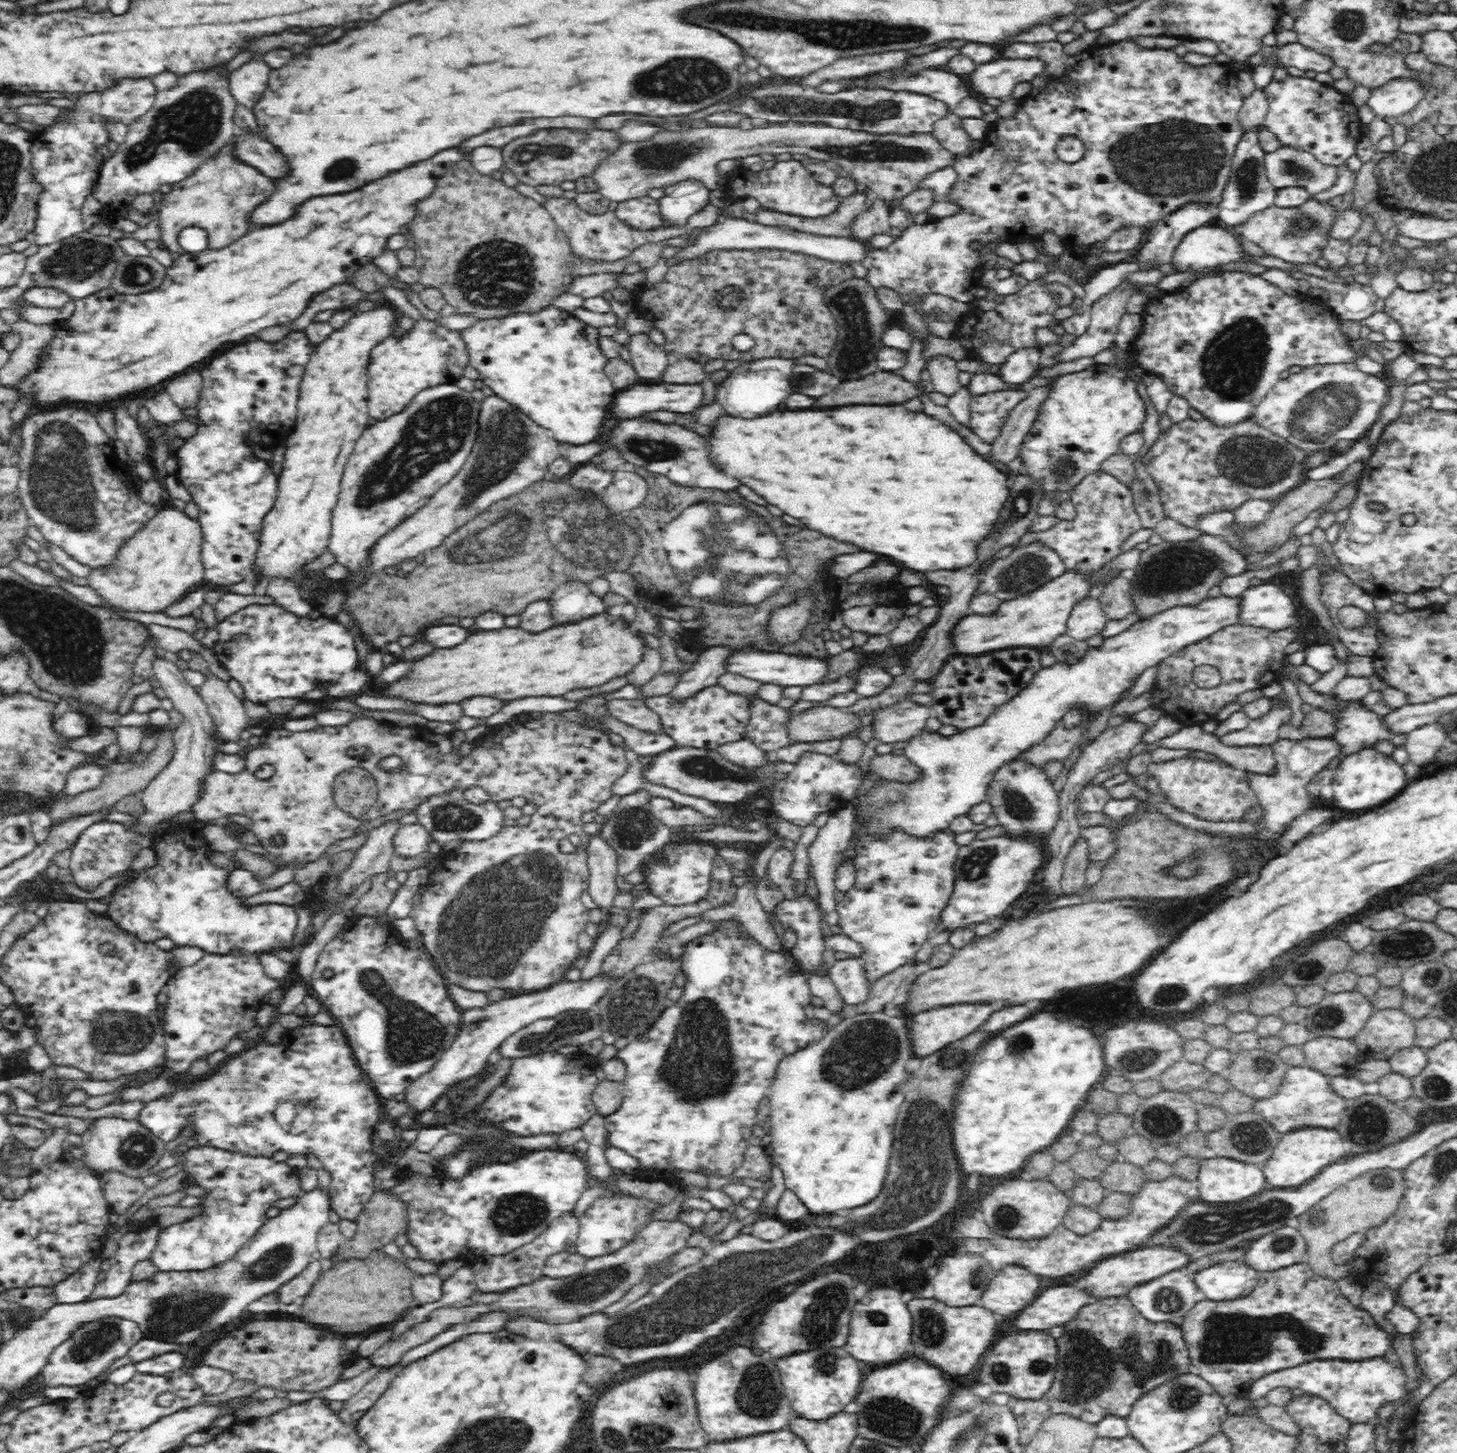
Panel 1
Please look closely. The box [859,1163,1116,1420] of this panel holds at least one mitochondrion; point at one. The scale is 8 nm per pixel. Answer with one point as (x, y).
(931, 1330)

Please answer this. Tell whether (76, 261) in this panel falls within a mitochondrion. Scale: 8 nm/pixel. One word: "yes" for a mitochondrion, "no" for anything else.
yes

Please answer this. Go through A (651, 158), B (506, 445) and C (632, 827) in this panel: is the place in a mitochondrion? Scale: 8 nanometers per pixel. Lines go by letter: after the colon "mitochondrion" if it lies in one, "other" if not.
A: mitochondrion
B: mitochondrion
C: mitochondrion

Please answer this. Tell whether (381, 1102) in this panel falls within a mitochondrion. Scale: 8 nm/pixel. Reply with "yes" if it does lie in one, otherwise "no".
no

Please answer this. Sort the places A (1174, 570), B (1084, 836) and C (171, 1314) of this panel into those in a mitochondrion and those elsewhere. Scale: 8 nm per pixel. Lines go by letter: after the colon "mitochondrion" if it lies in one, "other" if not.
A: mitochondrion
B: other
C: mitochondrion

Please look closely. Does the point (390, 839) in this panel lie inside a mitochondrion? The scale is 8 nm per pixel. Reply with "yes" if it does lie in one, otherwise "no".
no

